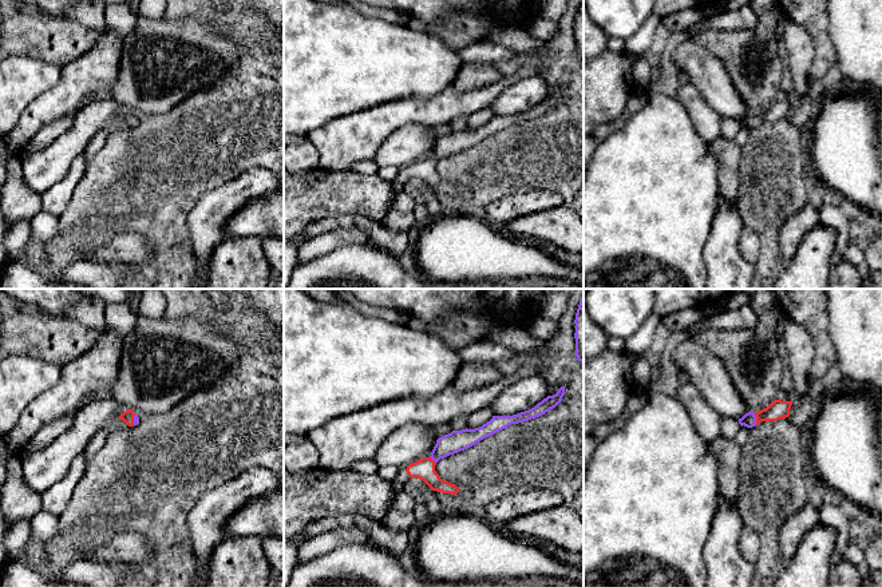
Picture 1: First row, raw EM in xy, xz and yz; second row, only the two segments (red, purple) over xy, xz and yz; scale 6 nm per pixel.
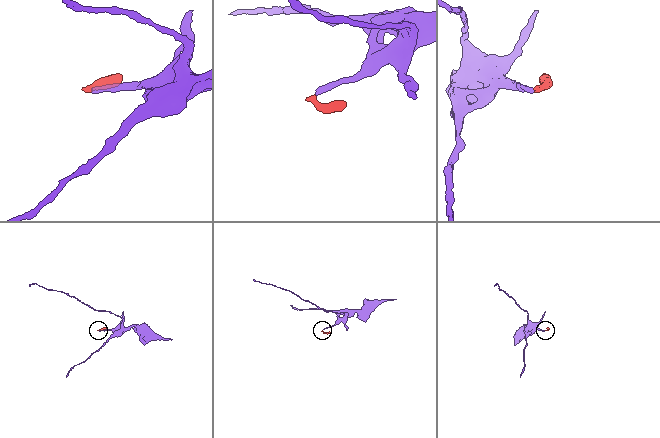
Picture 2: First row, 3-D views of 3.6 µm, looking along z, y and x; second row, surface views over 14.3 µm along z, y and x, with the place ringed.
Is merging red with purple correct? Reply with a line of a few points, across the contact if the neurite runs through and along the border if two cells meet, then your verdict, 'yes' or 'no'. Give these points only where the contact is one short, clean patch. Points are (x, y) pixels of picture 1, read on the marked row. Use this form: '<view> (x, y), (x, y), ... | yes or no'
yz (778, 409), (756, 419), (748, 420) | yes

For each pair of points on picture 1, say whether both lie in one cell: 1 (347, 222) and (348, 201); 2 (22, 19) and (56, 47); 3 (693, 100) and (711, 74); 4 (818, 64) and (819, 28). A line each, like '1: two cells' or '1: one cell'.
1: two cells
2: one cell
3: two cells
4: one cell

